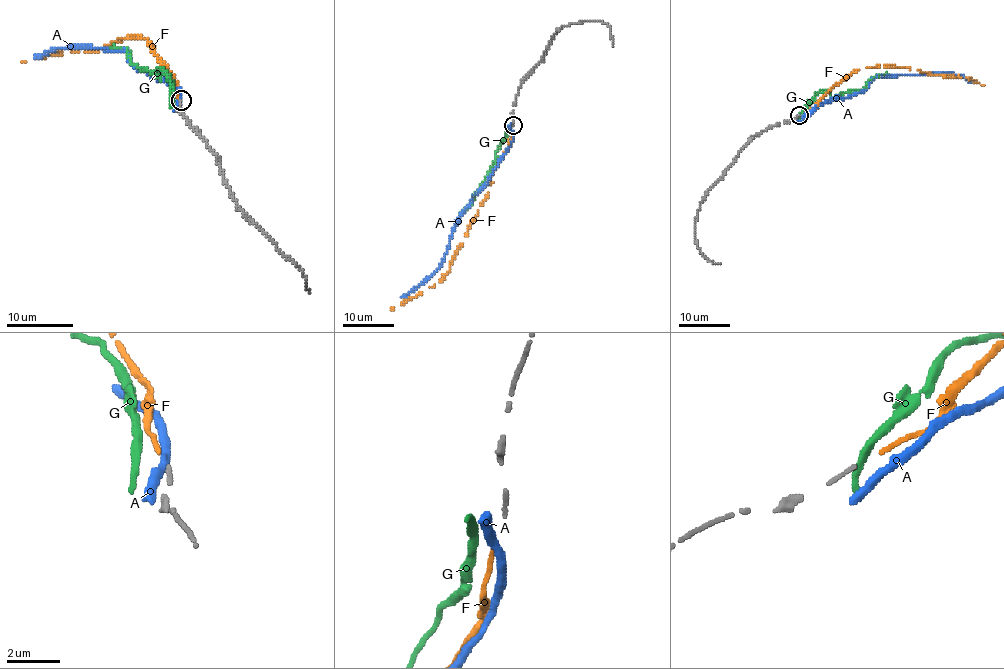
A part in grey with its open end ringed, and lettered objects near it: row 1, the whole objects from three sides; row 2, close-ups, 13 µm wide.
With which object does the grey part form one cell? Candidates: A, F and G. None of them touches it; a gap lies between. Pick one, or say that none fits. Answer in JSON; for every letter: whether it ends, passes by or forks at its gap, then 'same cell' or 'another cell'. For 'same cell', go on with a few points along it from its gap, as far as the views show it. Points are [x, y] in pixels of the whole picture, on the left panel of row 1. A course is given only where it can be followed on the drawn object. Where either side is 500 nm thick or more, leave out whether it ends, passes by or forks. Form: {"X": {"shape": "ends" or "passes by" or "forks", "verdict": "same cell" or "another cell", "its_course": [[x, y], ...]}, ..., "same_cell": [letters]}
{"A": {"shape": "ends", "verdict": "another cell"}, "F": {"shape": "ends", "verdict": "same cell", "its_course": [[178, 98], [176, 80], [159, 62], [146, 39], [138, 35], [118, 37], [98, 49], [54, 52], [22, 60]]}, "G": {"shape": "ends", "verdict": "another cell"}, "same_cell": ["F"]}

